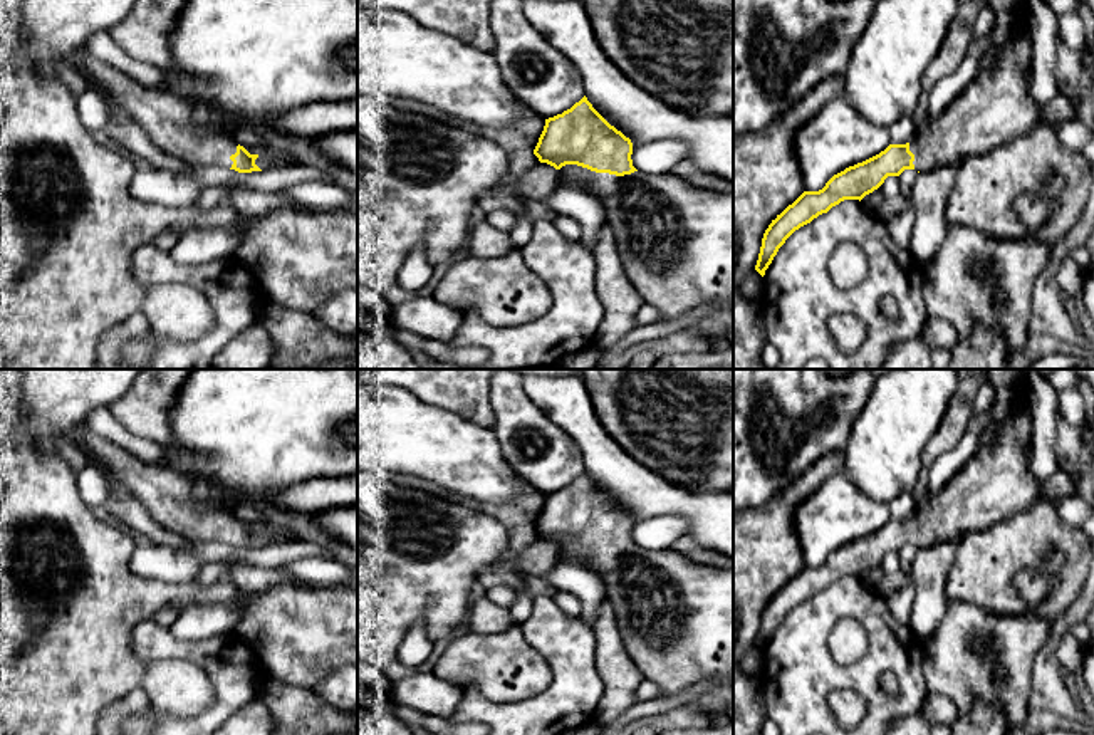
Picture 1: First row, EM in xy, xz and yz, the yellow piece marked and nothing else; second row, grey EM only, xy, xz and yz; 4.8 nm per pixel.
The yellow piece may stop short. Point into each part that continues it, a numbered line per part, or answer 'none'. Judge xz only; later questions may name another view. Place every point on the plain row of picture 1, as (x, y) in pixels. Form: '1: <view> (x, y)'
1: xz (675, 616)

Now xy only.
1: xy (168, 495)

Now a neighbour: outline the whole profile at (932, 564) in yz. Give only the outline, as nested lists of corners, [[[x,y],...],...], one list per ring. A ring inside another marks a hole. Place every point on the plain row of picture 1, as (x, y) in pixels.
[[[956,542],[919,547],[909,569],[914,586],[909,629],[918,641],[931,638],[941,623],[948,597],[945,594],[948,572],[955,562]]]

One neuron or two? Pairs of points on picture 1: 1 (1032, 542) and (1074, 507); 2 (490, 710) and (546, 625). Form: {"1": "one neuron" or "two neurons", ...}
{"1": "two neurons", "2": "one neuron"}

